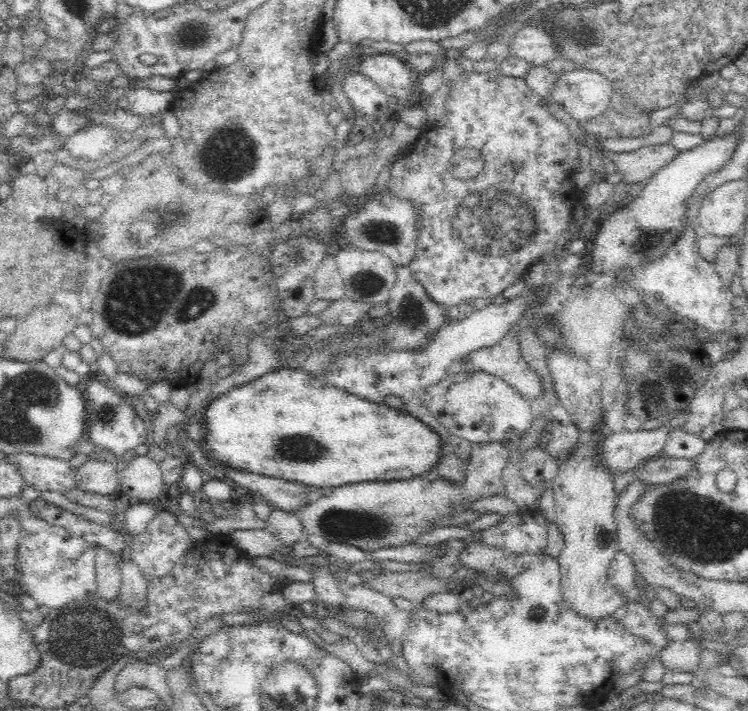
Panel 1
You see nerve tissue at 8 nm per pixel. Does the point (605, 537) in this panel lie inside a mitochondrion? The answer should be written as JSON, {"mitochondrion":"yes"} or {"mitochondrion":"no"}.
{"mitochondrion":"no"}

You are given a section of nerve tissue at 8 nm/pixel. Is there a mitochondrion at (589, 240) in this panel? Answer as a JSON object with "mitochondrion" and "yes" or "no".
{"mitochondrion":"no"}

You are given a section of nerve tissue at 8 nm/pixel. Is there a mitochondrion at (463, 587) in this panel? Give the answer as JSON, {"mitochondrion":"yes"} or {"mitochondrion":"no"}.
{"mitochondrion":"no"}

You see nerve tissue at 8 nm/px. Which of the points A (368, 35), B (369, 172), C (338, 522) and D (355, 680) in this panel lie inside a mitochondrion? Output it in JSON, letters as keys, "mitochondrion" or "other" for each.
{"A":"other","B":"other","C":"mitochondrion","D":"other"}

